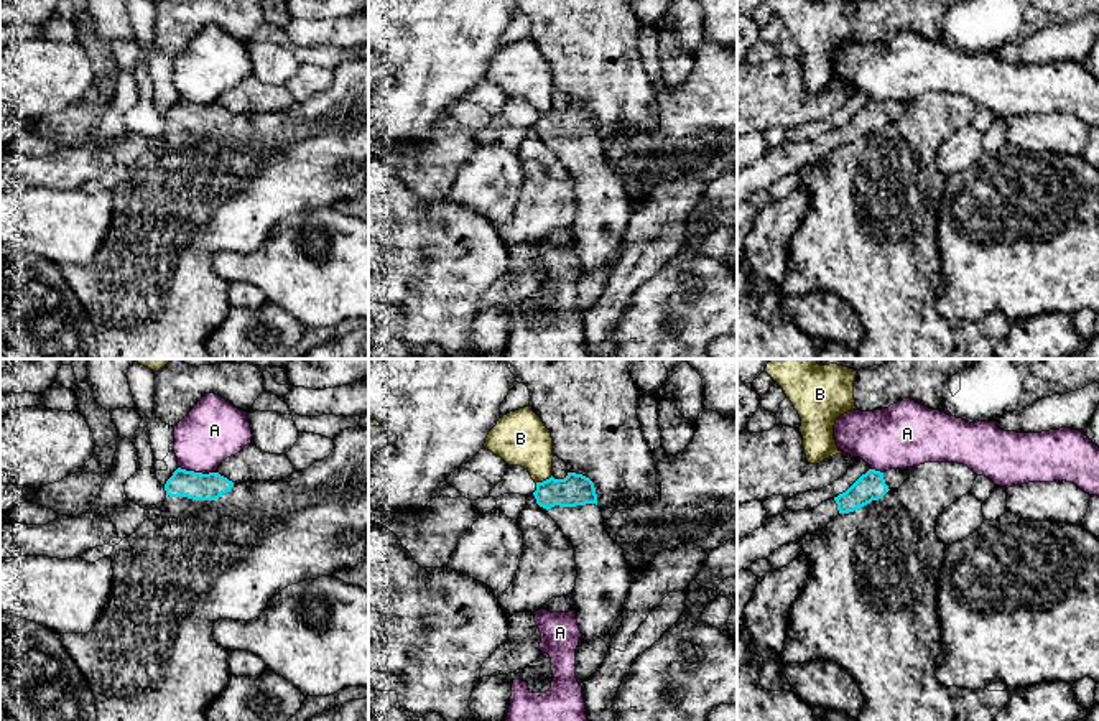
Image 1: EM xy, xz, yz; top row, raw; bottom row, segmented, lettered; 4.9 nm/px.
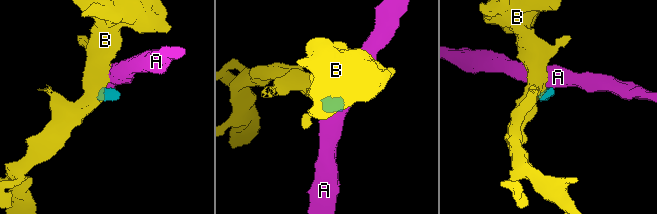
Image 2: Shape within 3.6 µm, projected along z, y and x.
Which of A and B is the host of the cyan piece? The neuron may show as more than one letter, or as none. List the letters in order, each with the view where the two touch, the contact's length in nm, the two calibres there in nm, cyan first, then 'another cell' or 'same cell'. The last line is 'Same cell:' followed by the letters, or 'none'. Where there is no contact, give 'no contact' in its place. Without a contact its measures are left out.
A: xy | 190 nm | 140/300 nm | another cell
B: xz | 90 nm | 160/280 nm | another cell
Same cell: none

